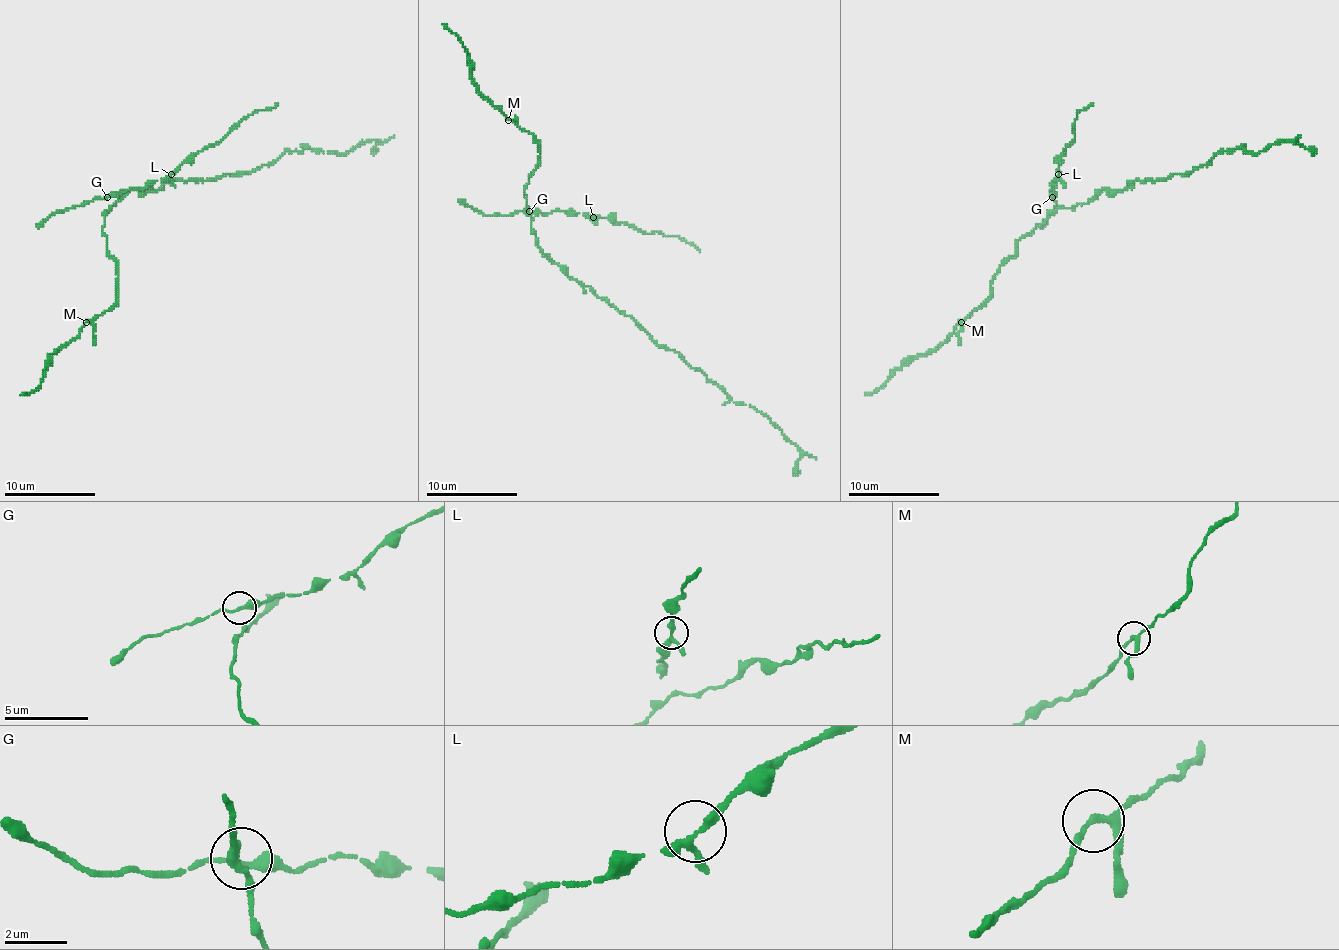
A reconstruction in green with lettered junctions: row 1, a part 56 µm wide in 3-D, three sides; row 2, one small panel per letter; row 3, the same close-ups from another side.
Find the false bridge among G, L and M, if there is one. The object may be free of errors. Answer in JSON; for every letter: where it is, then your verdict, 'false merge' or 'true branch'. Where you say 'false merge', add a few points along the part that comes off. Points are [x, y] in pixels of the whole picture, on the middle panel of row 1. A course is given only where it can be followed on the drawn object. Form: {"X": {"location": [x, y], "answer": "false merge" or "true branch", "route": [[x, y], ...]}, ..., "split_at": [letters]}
{"G": {"location": [529, 211], "answer": "true branch"}, "L": {"location": [593, 217], "answer": "true branch"}, "M": {"location": [508, 120], "answer": "true branch"}, "split_at": []}

